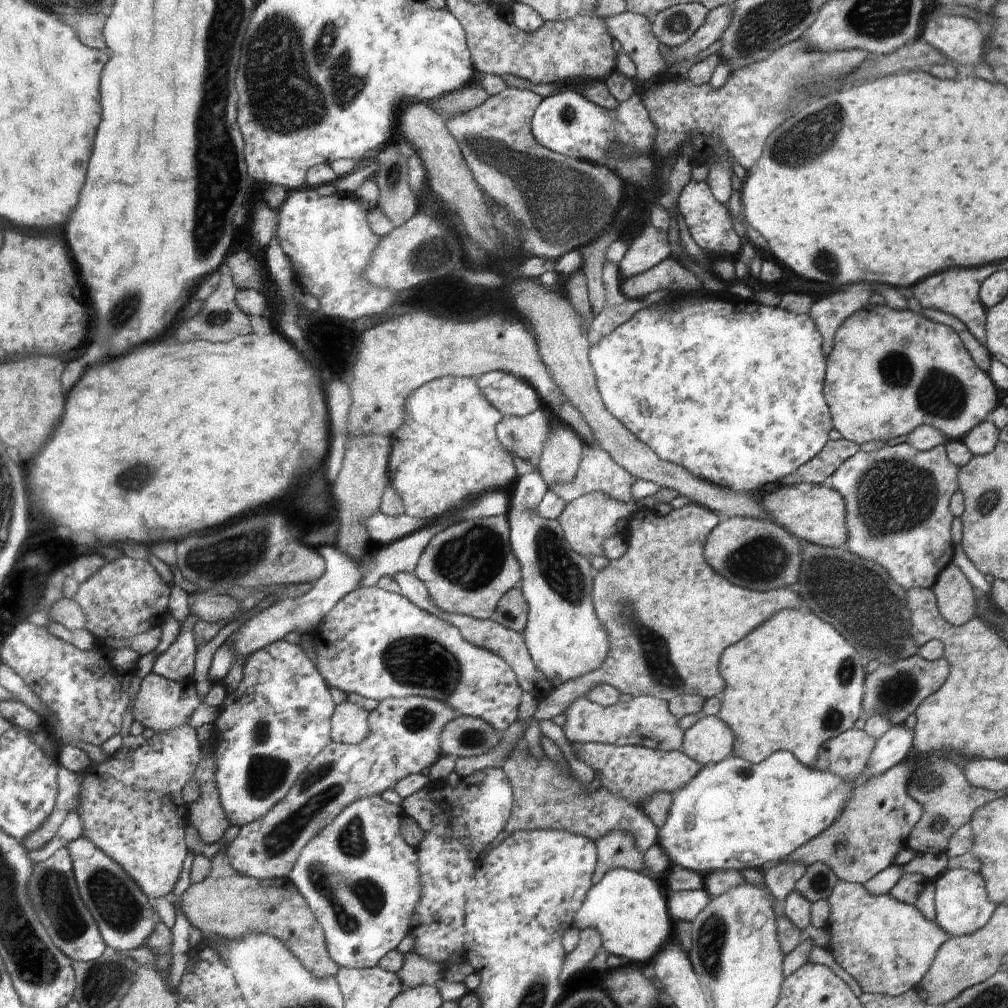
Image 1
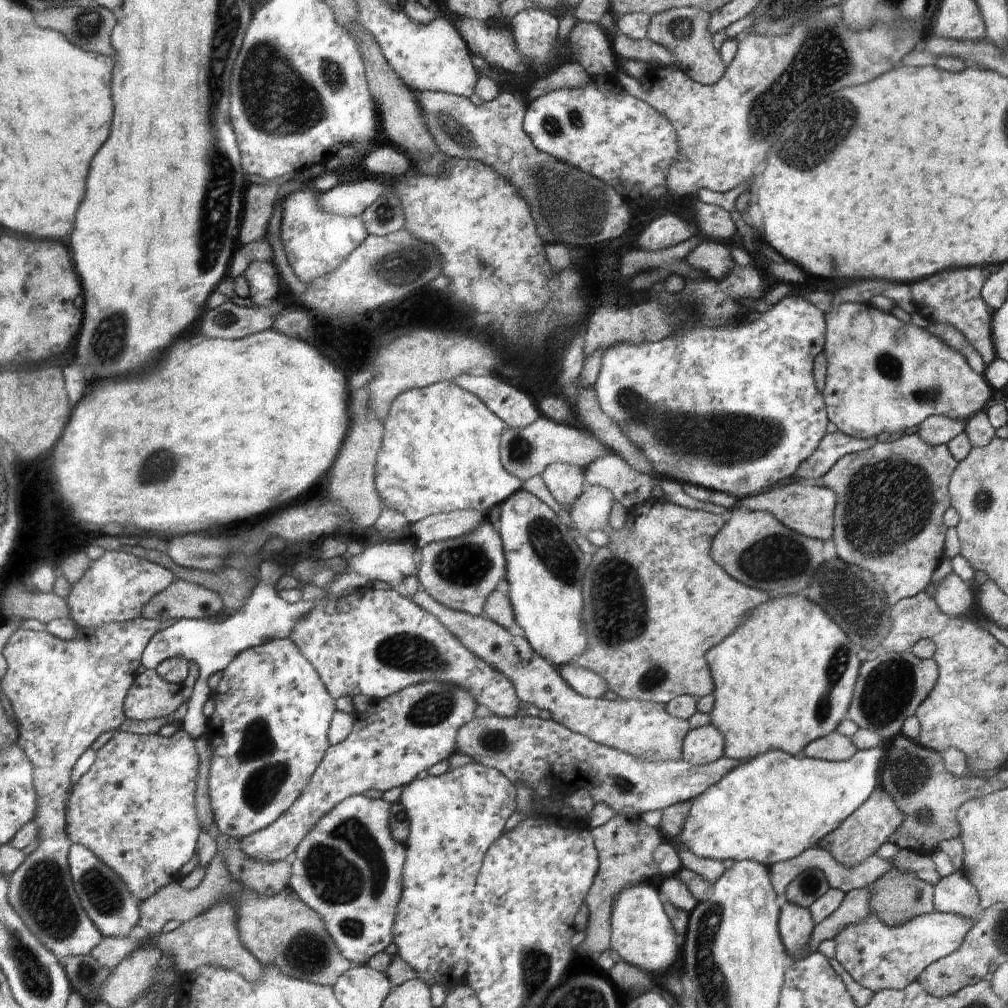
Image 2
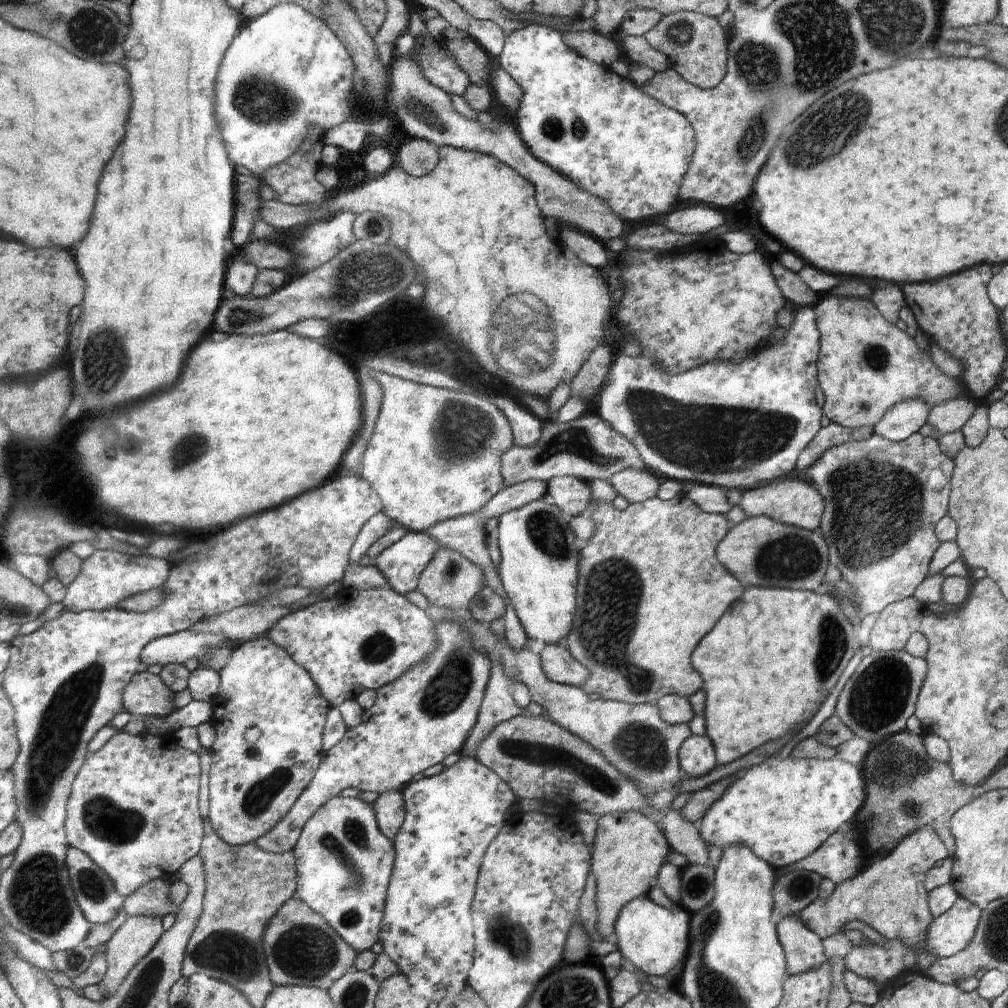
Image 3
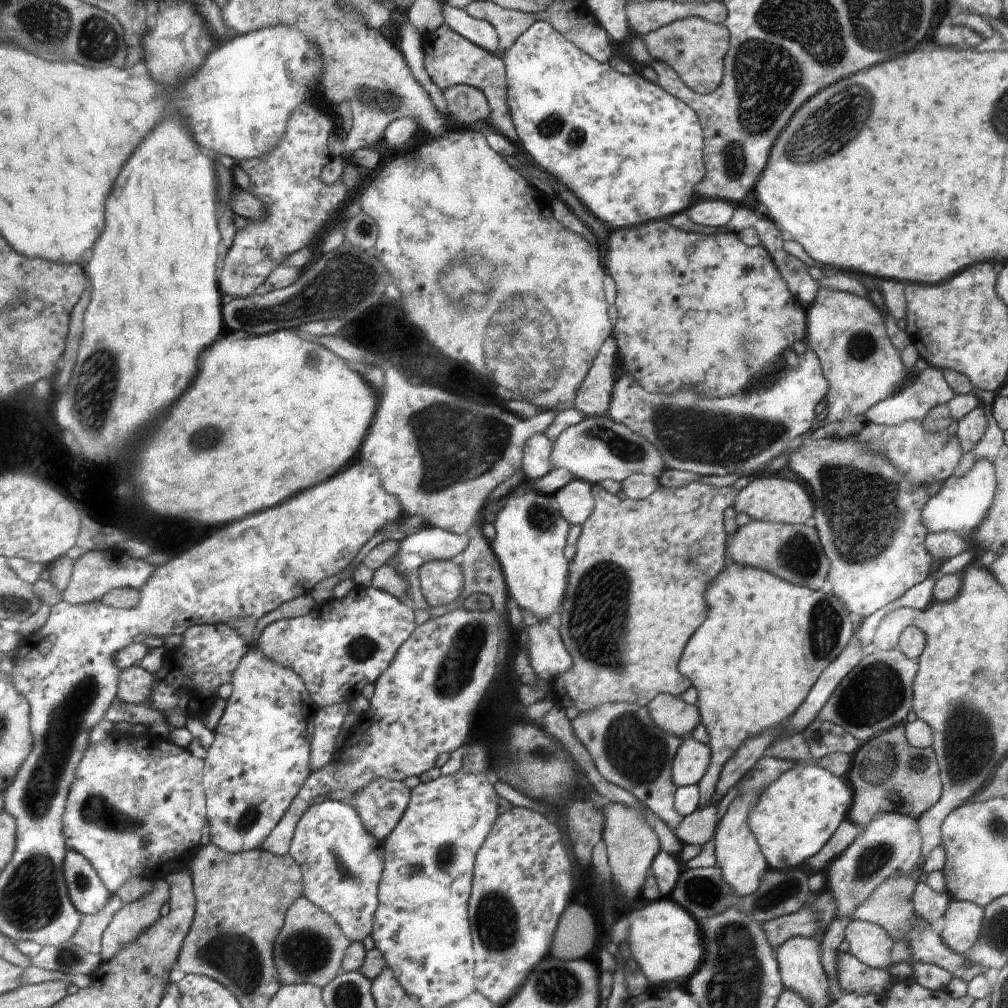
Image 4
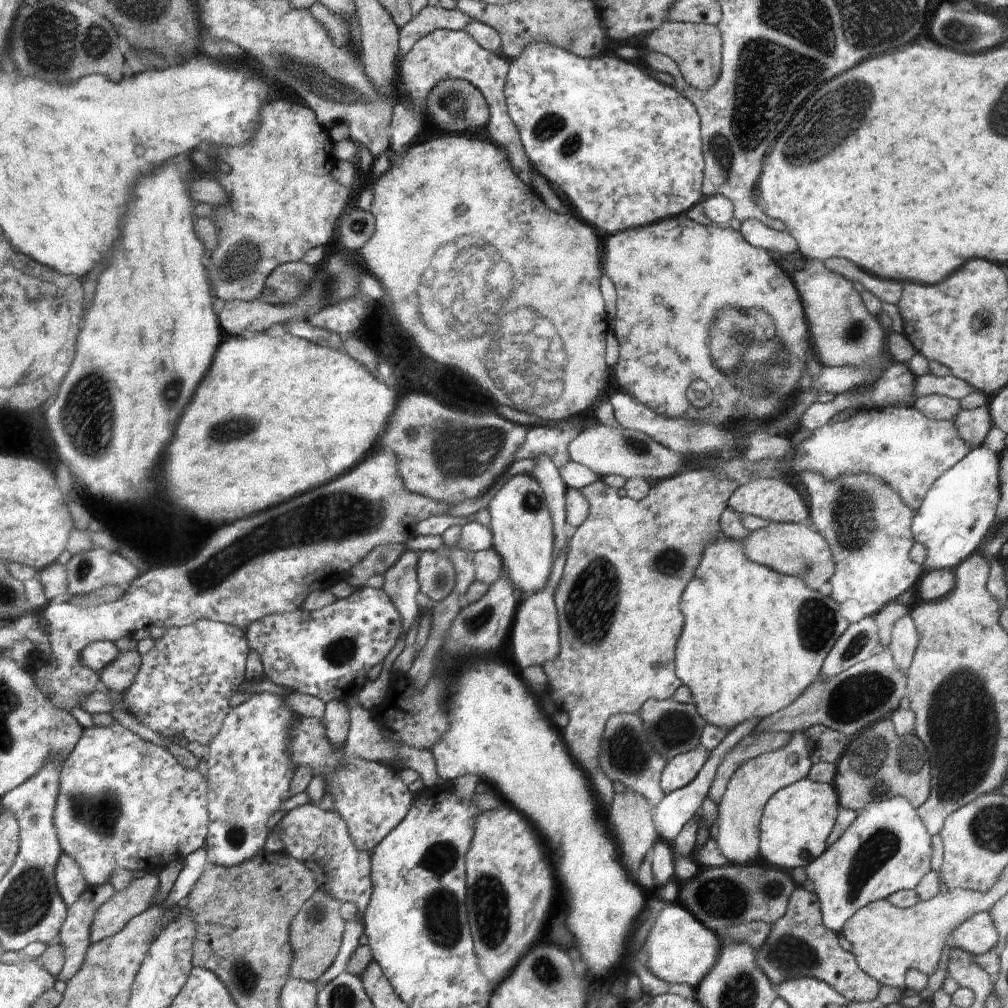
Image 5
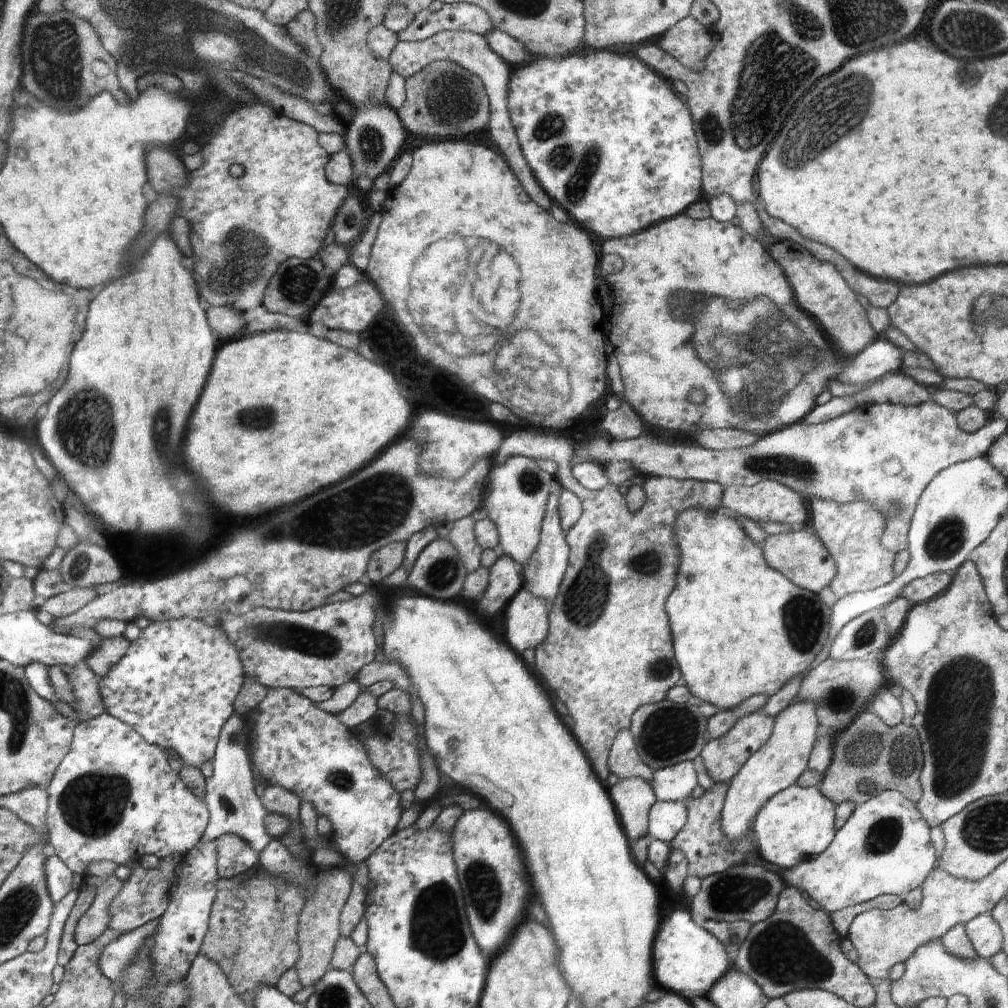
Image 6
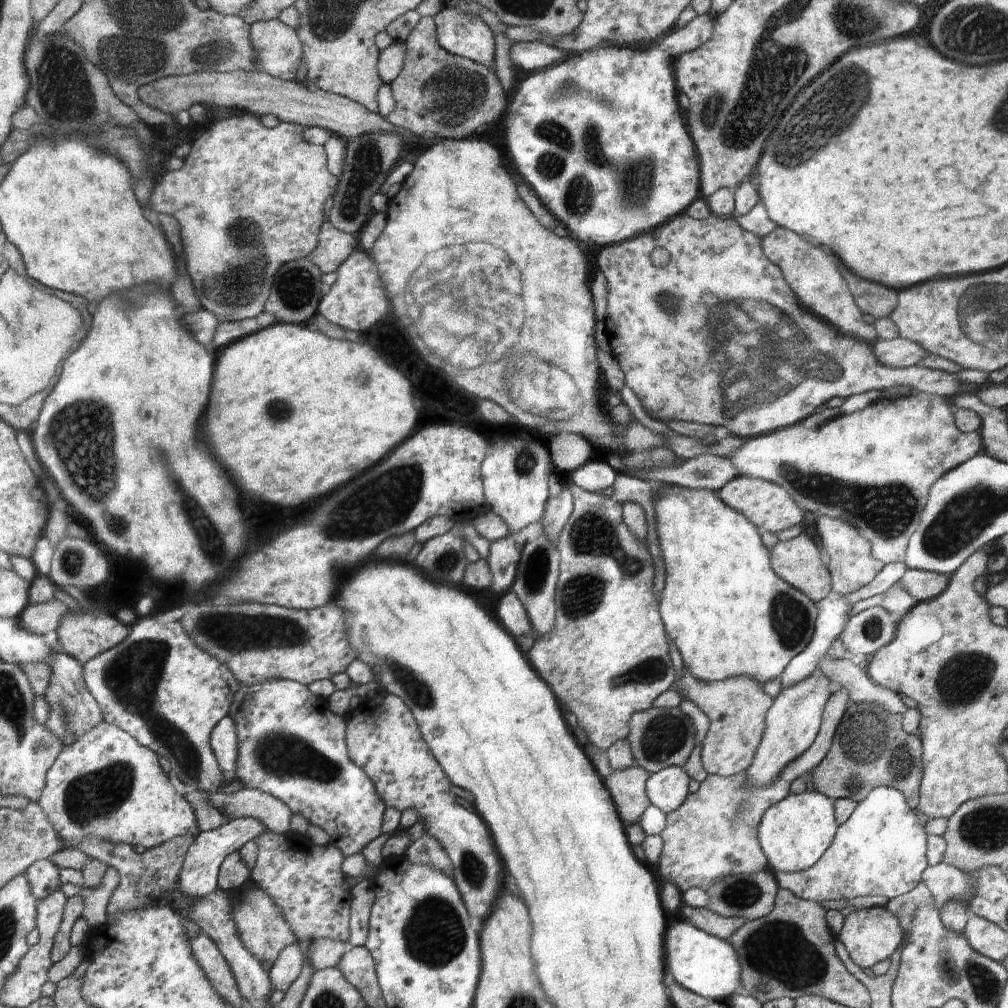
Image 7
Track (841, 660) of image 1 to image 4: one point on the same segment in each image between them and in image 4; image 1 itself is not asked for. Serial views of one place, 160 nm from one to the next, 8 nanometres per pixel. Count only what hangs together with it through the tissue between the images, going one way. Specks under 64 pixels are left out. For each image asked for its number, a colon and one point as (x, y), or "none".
2: (785, 677)
3: (777, 652)
4: (765, 642)

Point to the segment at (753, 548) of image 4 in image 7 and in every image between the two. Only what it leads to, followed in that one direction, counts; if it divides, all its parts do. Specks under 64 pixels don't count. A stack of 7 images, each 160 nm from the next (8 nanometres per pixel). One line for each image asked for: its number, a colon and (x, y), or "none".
5: (795, 549)
6: (799, 555)
7: (797, 561)

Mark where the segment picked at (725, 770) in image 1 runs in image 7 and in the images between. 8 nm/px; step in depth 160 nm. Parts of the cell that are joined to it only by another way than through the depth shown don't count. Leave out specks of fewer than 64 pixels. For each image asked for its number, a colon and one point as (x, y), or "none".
2: (772, 808)
3: (783, 810)
4: (798, 814)
5: (798, 820)
6: (796, 825)
7: (794, 834)

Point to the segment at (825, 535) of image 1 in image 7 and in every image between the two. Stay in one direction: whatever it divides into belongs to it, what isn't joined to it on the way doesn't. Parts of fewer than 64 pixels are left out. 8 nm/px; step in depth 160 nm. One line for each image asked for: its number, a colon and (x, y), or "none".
2: (810, 511)
3: (789, 501)
4: (770, 498)
5: (772, 499)
6: (769, 501)
7: (769, 505)

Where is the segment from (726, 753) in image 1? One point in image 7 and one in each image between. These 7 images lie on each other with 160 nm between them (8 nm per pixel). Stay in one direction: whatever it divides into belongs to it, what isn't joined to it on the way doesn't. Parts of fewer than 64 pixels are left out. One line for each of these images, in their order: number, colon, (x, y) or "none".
2: (703, 745)
3: (698, 757)
4: (692, 760)
5: (680, 771)
6: (675, 783)
7: (667, 789)

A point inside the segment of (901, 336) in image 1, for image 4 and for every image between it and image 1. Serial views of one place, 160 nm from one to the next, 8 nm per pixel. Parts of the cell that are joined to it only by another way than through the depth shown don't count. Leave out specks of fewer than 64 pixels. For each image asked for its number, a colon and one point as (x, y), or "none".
2: (883, 375)
3: (867, 365)
4: (847, 332)

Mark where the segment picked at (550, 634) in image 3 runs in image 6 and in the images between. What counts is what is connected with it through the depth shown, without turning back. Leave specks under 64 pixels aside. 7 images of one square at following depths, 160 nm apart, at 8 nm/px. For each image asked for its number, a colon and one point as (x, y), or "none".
4: (530, 531)
5: (522, 528)
6: (516, 503)

